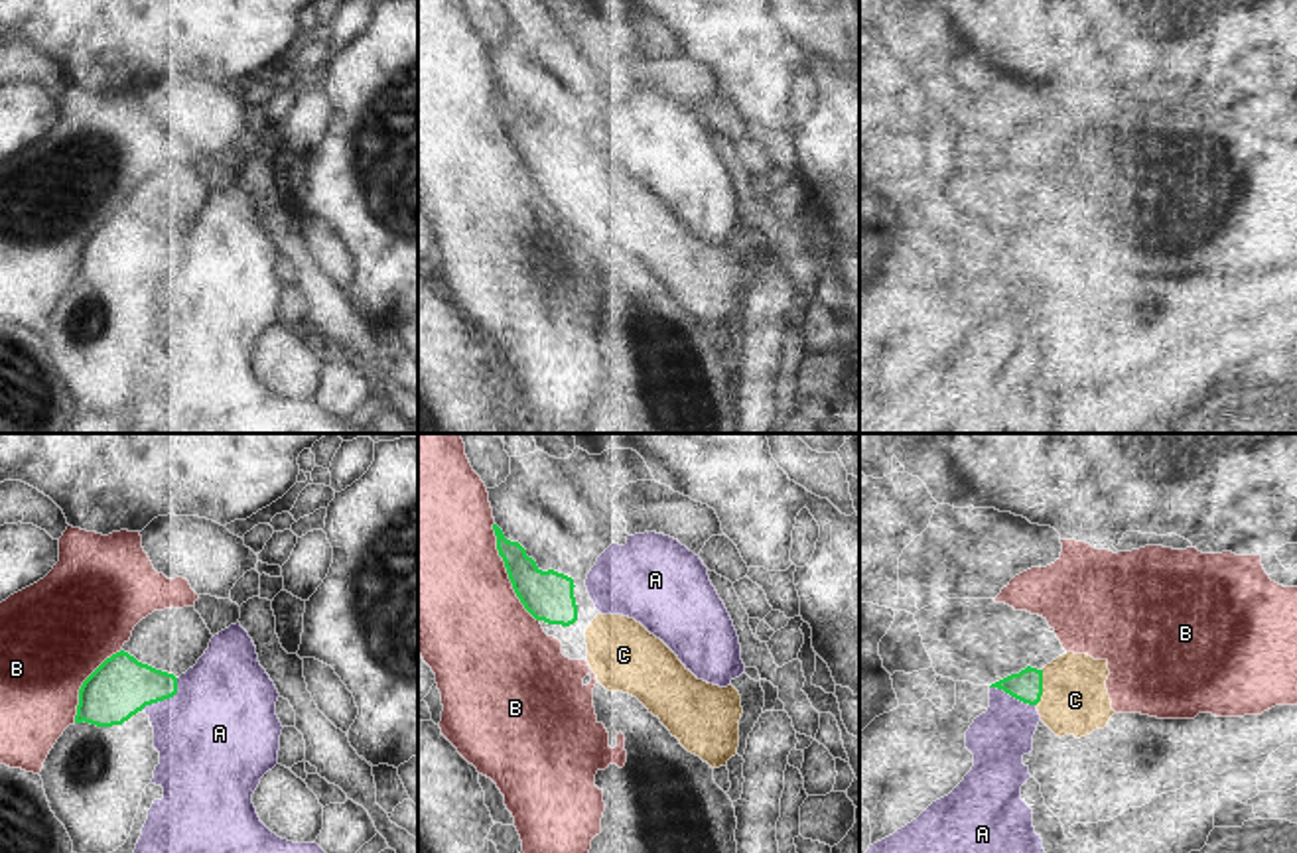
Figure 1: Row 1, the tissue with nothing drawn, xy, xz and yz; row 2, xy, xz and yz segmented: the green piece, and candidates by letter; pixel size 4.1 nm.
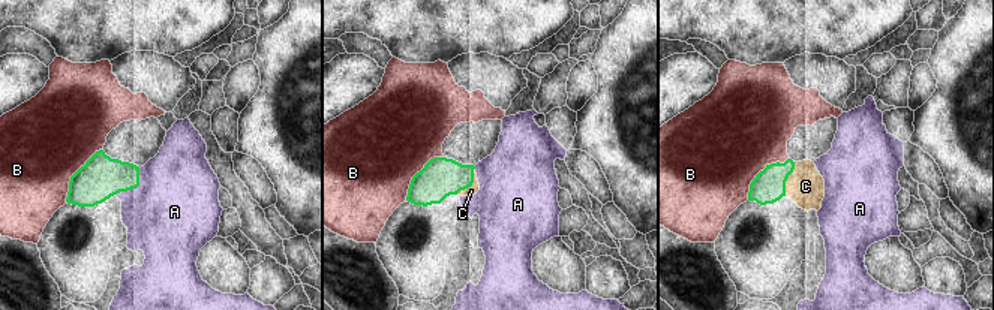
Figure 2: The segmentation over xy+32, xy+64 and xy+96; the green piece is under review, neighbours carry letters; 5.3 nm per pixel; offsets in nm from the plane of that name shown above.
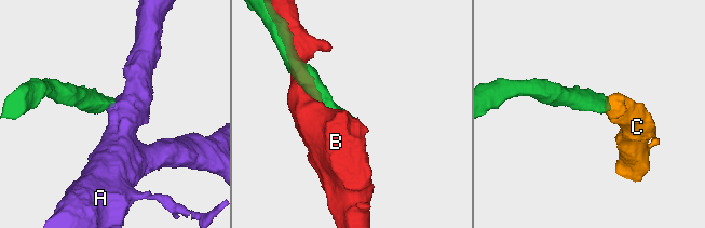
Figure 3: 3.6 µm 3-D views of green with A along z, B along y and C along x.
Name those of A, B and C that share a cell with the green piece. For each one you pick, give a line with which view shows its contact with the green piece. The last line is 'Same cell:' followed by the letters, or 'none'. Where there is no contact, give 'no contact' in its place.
C: contact in yz
Same cell: C

